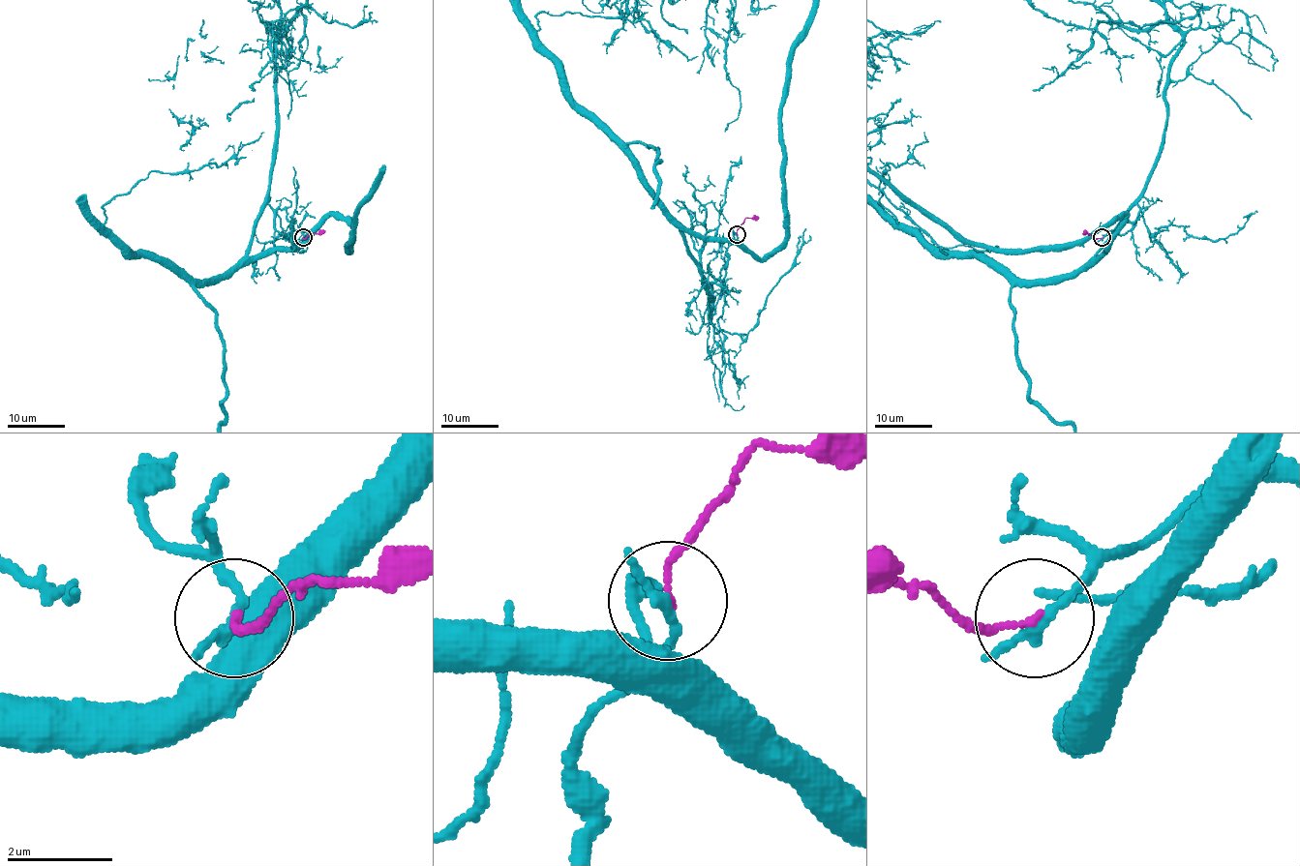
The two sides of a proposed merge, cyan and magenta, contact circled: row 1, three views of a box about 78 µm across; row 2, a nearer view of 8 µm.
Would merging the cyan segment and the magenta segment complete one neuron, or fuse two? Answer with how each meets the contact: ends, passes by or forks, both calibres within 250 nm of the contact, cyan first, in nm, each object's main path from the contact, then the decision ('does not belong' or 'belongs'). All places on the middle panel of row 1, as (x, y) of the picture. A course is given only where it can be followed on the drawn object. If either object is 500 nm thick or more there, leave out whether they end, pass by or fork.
cyan passes by; magenta ends; calibres 180 and 110 nm; course magenta (737, 234), (739, 226), (747, 219), (758, 217); does not belong

